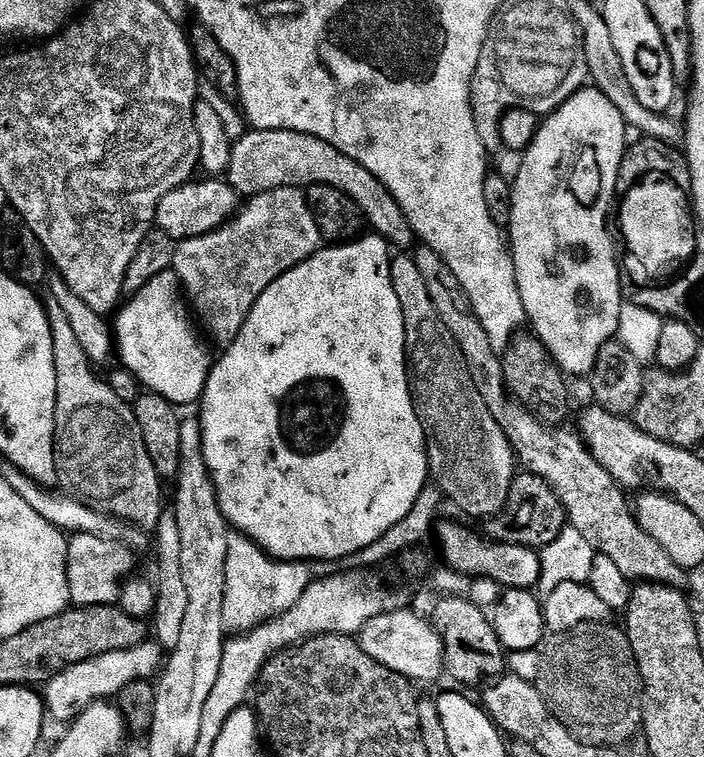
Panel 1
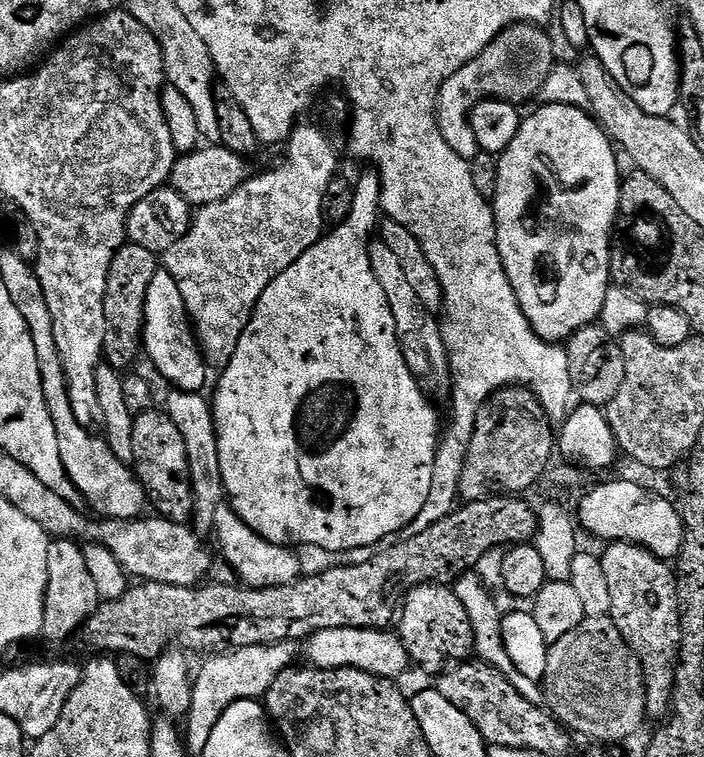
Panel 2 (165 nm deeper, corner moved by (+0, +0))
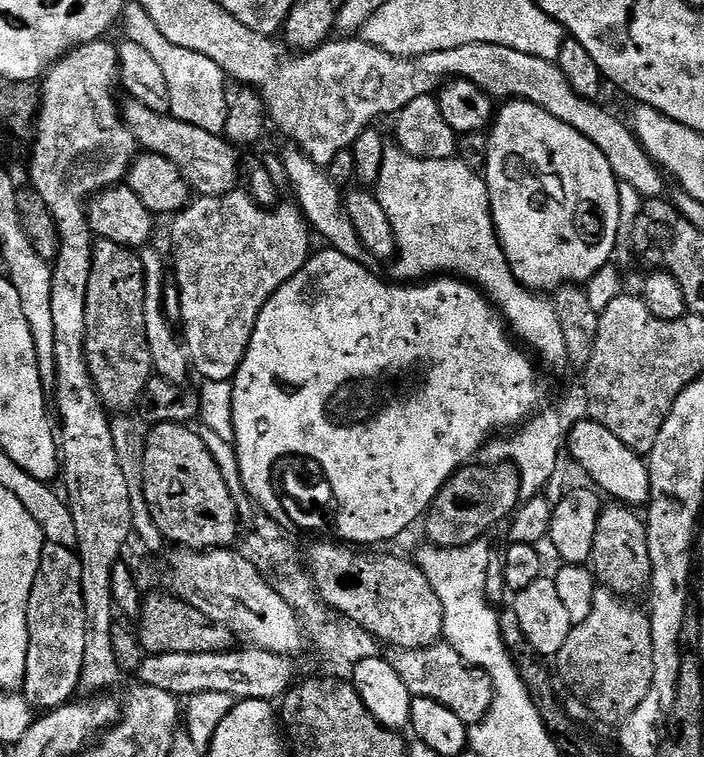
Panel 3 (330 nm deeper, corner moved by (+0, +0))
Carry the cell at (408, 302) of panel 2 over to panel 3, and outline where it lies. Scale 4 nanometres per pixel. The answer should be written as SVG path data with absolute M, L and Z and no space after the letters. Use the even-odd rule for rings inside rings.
M288 146L284 152L284 172L292 183L292 192L296 195L298 205L311 231L316 232L325 240L329 249L346 254L346 258L356 260L359 264L367 265L370 257L362 238L358 238L358 230L350 222L348 211L344 209L341 189L334 182L330 182L327 171L321 165L313 163L299 148Z

